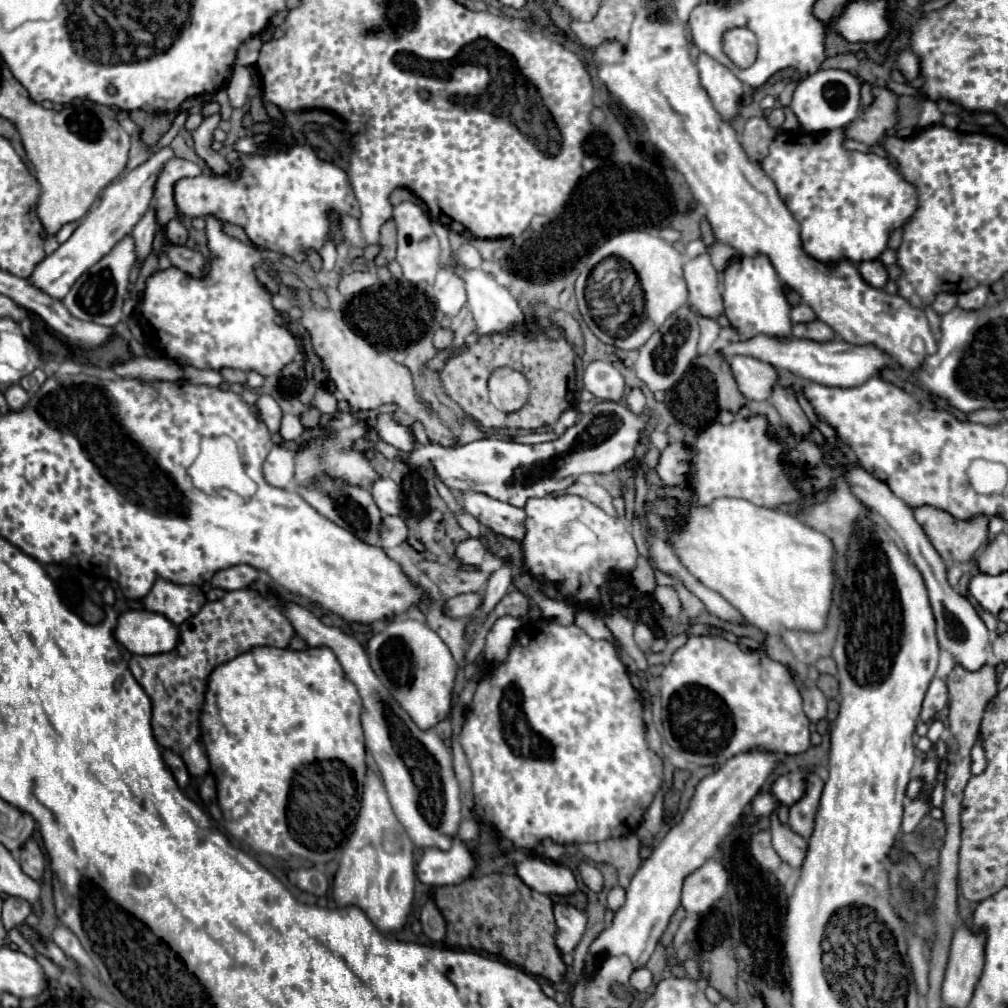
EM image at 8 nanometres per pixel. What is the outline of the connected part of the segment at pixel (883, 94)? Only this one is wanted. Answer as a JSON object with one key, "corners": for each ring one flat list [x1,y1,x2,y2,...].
{"corners":[[874,86,874,102,860,112,860,116,844,128,844,134,852,140,868,146,880,144,884,136,898,122,898,96,888,88]]}

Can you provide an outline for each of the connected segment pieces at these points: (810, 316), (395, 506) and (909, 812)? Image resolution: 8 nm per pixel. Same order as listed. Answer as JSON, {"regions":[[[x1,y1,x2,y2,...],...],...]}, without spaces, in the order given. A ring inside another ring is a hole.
{"regions":[[[798,304,792,308,792,322,814,322,816,314,806,304]],[[380,478,374,482,370,492,384,516,398,516,400,514,400,488,394,480]],[[922,794,918,800,910,802,906,808,904,808,904,820,902,820,902,832,904,834,910,834,914,832,914,828,918,826,918,822,928,814,928,808,930,808,930,800,928,800,928,794]]]}

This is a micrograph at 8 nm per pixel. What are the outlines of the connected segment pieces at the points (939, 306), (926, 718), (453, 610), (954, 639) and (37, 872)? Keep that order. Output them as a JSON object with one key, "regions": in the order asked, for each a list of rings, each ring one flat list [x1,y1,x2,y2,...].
{"regions":[[[940,292,940,294,934,298,934,302,932,302,932,308,934,308,938,314,944,314,944,312,952,310,954,306,956,306,956,296,954,296,954,294,944,294,944,292]],[[934,678,930,682,930,688,926,692,926,698,924,698,924,704,922,704,922,712,920,712,920,720,922,722,930,722,934,718,936,712,940,712,948,702,948,696,946,696,946,684,940,680,940,678]],[[460,594,444,602,444,614,448,618,468,618,480,606,480,598,476,594]],[[854,468,852,472,846,474,846,478,848,478,850,486,852,486,852,492,858,496,858,500,862,504,866,504,870,510,878,512,888,522,888,526,900,536,900,540,906,546,906,552,908,552,910,560,920,570,920,574,924,578,924,584,928,588,930,606,934,610,936,634,938,634,940,646,946,652,950,652,950,656,956,660,956,664,964,666,966,670,978,670,980,666,984,666,986,660,988,660,988,654,986,654,984,648,986,648,986,644,990,640,990,632,984,626,984,622,980,620,980,616,976,614,974,606,968,602,968,598,960,596,958,592,954,592,948,586,946,566,944,566,942,558,938,556,938,552,934,550,934,546,930,544,930,540,926,538,926,534,920,528,920,524,914,520,914,510,910,506,906,506,898,496,894,496,892,490,884,482,876,480,874,476,870,476,864,468]],[[30,838,22,846,22,870,24,870,24,874,28,874,36,882,42,880,42,874,46,870,44,854,42,854,42,850,34,838]]]}

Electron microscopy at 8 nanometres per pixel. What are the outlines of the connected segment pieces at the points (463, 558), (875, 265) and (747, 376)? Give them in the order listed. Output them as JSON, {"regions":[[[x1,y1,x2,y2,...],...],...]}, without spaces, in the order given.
{"regions":[[[468,538,456,546,456,560,464,566,480,566,484,552,488,550,490,548,484,538]],[[872,260,872,262,862,262,860,266,860,274,864,276,864,280,874,286,874,288,884,288,888,282,888,270,880,260]],[[732,356,730,368,738,390,746,400,768,400,772,386,776,384,776,368,756,360,752,356]]]}

